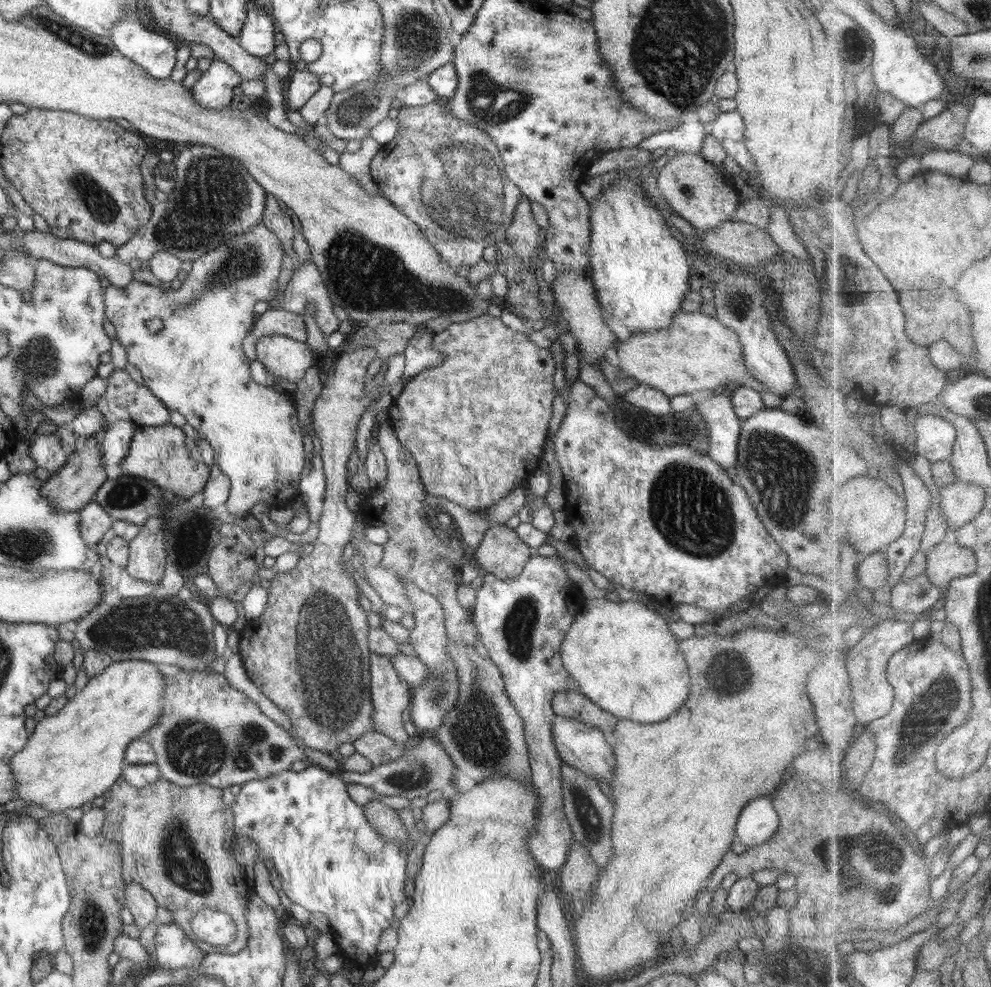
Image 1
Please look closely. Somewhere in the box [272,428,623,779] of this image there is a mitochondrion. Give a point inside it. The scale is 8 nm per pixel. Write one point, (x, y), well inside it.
(329, 663)

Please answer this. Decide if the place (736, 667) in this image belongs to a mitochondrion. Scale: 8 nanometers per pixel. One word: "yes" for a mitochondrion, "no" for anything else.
yes

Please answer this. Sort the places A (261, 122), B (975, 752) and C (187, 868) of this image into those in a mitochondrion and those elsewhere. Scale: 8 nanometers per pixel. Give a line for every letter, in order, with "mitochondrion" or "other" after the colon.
A: other
B: other
C: mitochondrion

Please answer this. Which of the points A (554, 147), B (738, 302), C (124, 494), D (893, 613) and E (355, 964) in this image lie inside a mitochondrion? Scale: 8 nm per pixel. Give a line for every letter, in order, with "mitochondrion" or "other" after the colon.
A: other
B: mitochondrion
C: mitochondrion
D: other
E: other

